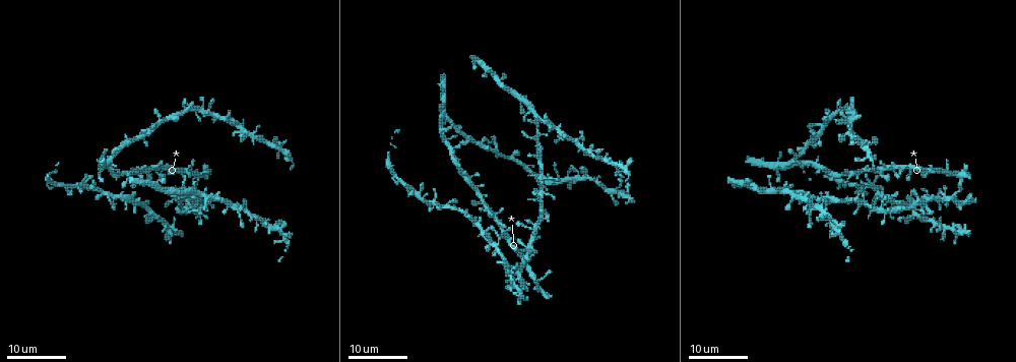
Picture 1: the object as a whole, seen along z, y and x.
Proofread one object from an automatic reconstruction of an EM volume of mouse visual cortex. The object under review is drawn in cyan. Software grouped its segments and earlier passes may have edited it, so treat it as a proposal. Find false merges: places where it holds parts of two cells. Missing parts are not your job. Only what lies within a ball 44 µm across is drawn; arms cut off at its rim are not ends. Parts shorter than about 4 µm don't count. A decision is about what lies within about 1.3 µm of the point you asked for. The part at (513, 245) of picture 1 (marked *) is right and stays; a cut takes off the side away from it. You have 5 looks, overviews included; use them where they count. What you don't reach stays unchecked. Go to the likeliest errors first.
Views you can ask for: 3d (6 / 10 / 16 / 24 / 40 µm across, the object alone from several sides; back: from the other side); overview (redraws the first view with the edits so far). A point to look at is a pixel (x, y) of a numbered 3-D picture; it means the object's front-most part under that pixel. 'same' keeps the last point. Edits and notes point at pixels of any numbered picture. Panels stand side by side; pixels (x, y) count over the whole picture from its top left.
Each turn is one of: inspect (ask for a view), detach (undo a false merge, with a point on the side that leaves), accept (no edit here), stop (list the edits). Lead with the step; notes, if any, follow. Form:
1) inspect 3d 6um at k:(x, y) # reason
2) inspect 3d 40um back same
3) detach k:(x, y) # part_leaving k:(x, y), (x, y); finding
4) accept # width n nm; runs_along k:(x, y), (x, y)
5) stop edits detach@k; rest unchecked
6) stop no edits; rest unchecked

inspect 3d 16um at 1:(952, 200) # looks like a crossing

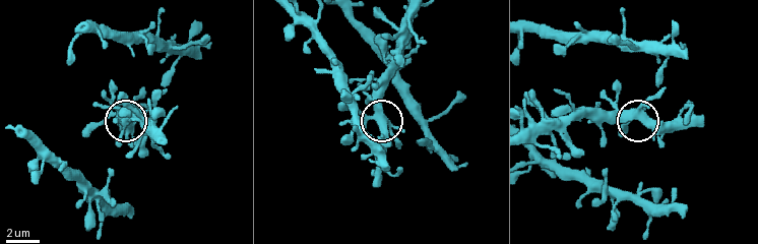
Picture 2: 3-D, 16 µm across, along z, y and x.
inspect 3d 6um at 2:(381, 123)

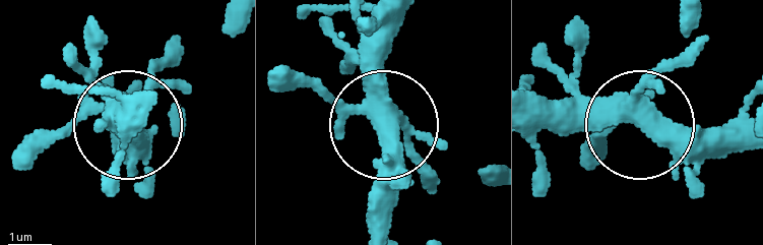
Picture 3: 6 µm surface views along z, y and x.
accept # width 430 nm; runs_along 3:(492, 181), (433, 174), (386, 127), (382, 229); one cell here

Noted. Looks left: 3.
inspect 3d 16um at 1:(535, 229) # looks like a crossing

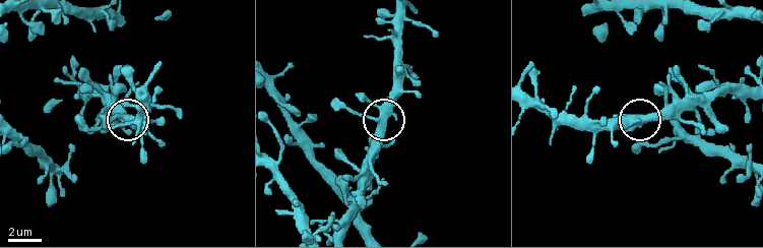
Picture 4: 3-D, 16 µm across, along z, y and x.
inspect 3d 6um at 4:(377, 120)

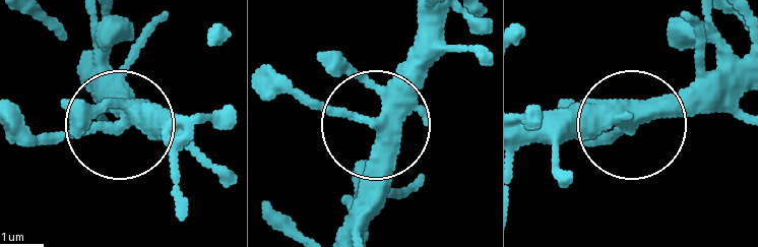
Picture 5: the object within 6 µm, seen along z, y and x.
accept # arms 4; runs_along 5:(83, 79), (120, 119), (18, 141); all the same cell

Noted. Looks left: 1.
stop no edits; rest unchecked

